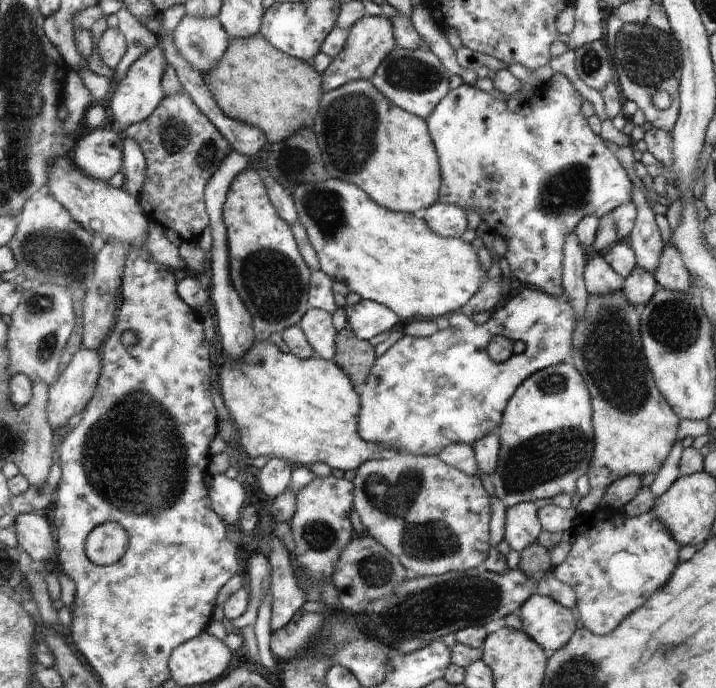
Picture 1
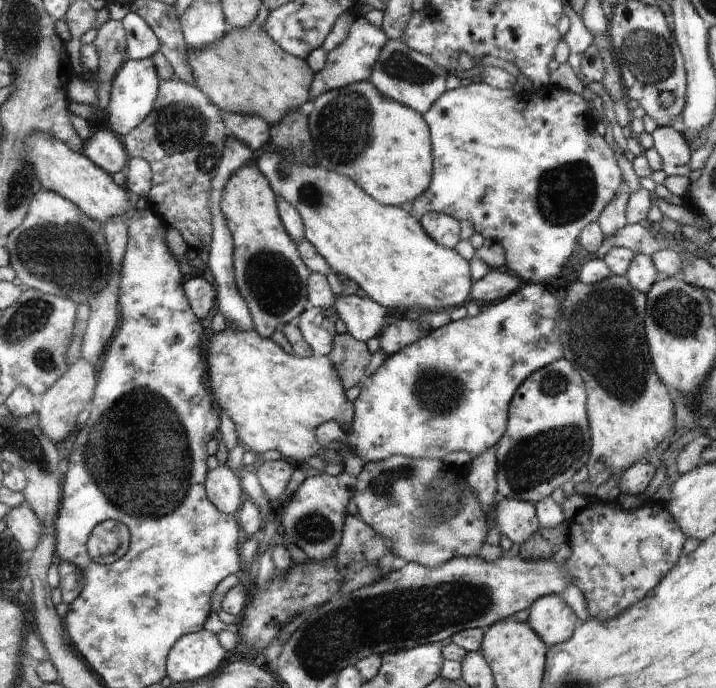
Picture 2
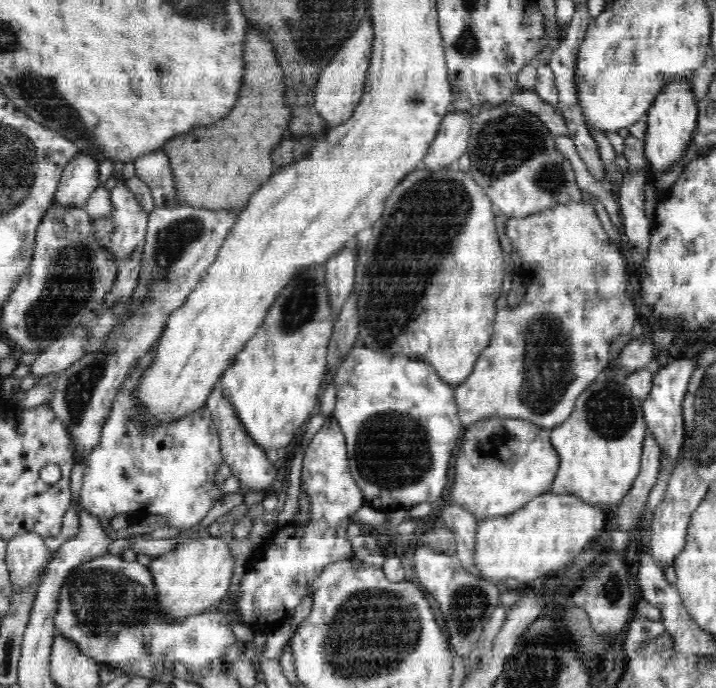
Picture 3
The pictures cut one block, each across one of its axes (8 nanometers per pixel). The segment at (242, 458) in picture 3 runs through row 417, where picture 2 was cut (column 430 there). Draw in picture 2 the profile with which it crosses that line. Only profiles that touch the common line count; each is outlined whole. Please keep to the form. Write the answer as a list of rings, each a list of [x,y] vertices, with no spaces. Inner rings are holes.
[[[434,211],[424,214],[419,222],[424,231],[441,246],[454,248],[460,240],[460,222],[451,215]]]

